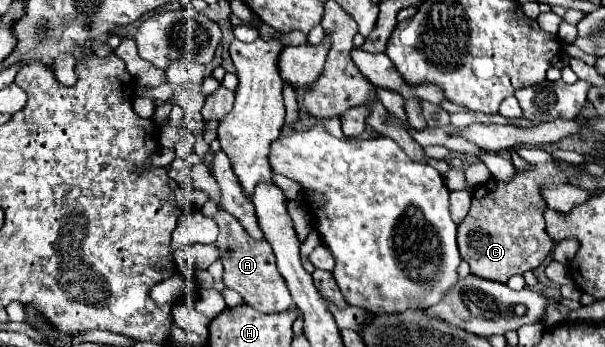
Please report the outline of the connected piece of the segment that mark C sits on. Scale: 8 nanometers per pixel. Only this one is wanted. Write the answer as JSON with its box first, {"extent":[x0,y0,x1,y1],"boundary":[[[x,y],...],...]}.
{"extent":[458,164,570,282],"boundary":[[[534,164],[528,172],[518,170],[510,184],[490,180],[474,190],[472,208],[458,226],[460,256],[468,262],[474,276],[508,282],[510,276],[534,270],[544,262],[554,246],[552,238],[546,234],[542,218],[546,202],[540,196],[540,186],[548,182],[570,184],[554,164]]]}

